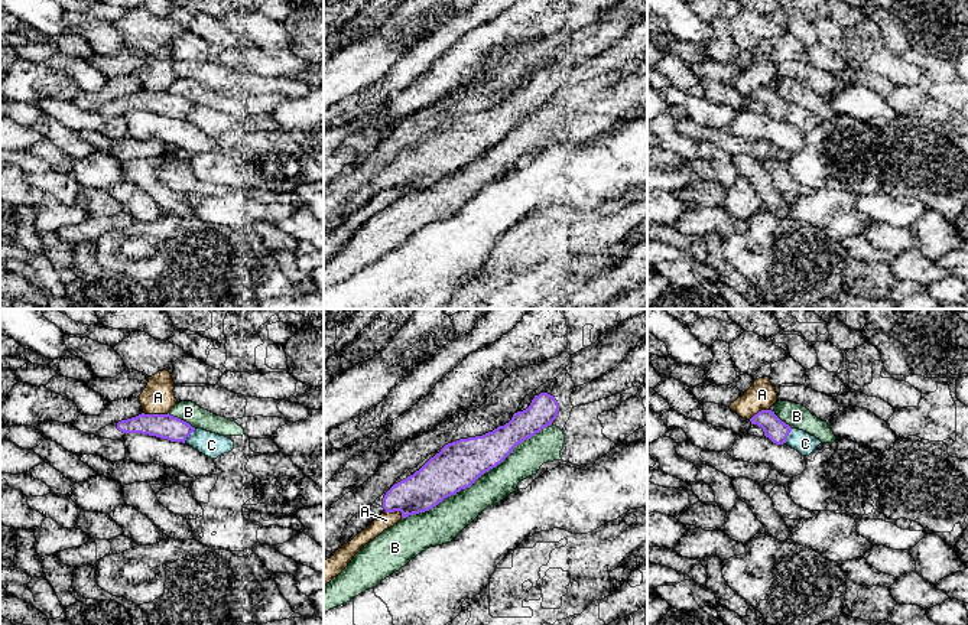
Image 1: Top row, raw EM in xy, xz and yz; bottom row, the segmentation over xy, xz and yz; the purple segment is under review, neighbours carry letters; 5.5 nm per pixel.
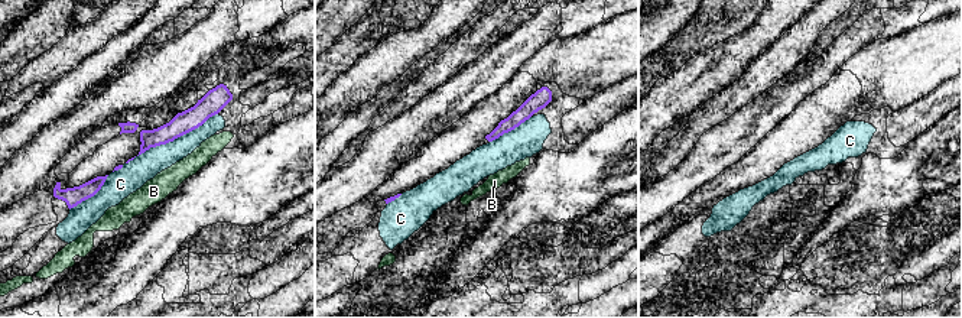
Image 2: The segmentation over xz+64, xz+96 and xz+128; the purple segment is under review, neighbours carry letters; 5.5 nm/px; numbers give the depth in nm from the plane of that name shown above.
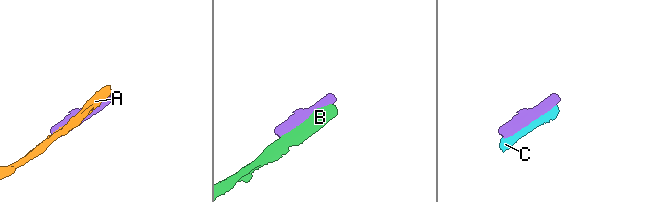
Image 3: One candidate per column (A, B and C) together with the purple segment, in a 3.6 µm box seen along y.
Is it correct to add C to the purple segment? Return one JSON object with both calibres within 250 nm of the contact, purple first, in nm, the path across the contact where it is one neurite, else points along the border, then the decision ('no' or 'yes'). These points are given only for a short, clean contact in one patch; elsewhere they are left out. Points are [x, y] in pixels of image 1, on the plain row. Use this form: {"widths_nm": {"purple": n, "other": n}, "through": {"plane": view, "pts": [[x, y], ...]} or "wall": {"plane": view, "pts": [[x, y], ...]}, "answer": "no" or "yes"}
{"widths_nm": {"purple": 140, "other": 140}, "answer": "no"}

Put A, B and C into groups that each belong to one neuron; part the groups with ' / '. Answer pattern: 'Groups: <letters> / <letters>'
Groups: A / B / C

